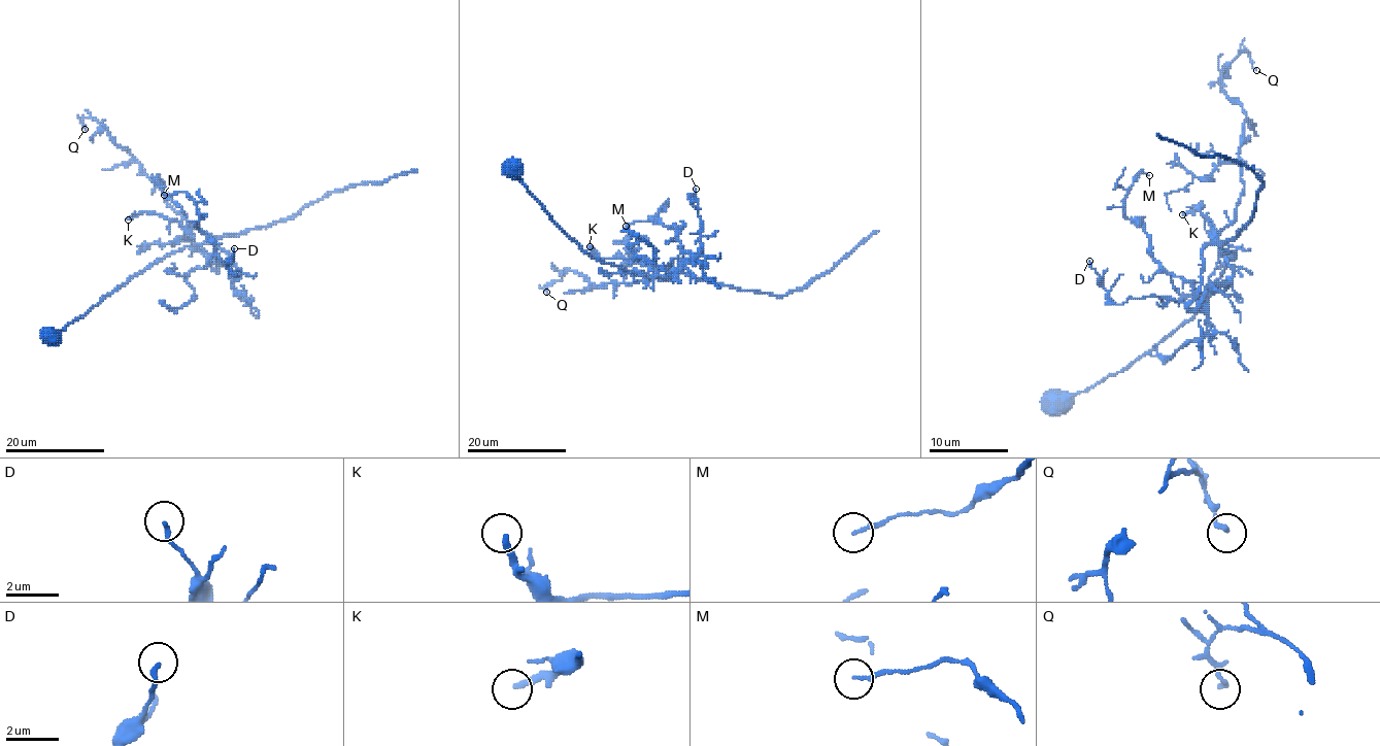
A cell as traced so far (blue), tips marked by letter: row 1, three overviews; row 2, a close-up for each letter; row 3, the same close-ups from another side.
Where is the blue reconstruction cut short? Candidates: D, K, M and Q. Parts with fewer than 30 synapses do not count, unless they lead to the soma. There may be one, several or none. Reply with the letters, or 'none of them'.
none of them

